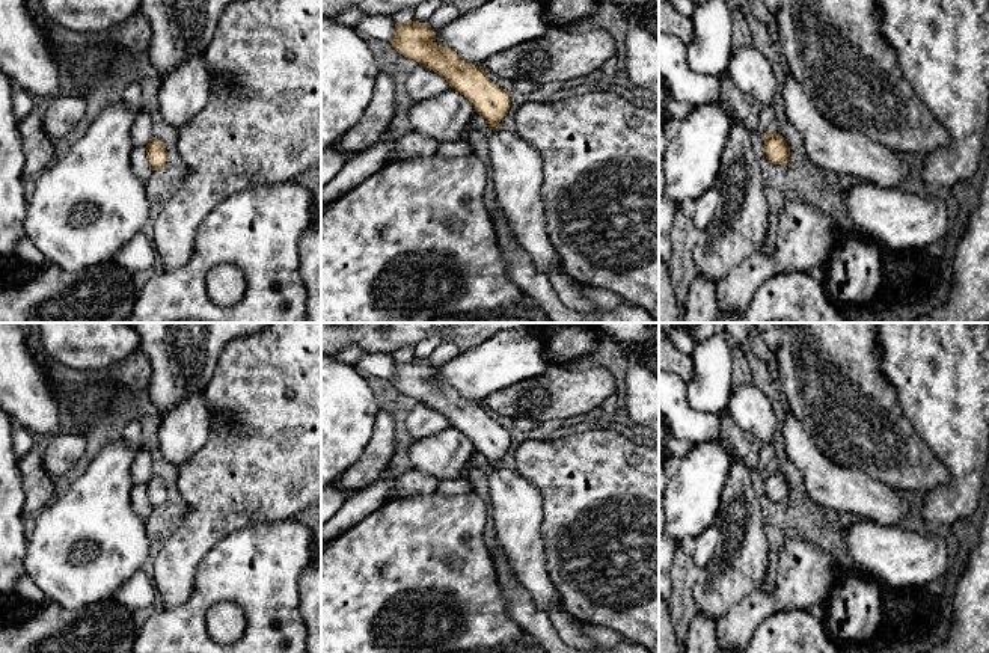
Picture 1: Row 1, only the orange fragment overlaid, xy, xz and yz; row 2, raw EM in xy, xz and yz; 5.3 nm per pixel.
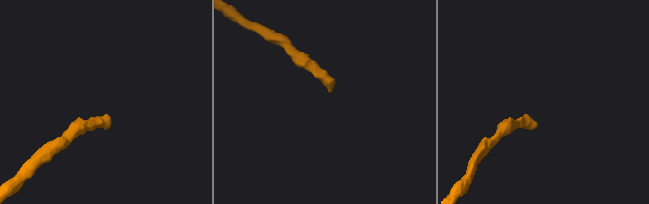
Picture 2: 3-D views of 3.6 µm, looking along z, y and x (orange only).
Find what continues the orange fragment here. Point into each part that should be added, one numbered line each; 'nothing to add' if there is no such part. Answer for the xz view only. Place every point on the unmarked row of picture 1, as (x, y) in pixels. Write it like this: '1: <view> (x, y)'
nothing to add

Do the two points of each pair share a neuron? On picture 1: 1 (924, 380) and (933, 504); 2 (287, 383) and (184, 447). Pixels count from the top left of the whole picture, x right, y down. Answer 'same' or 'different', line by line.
1: same
2: different

